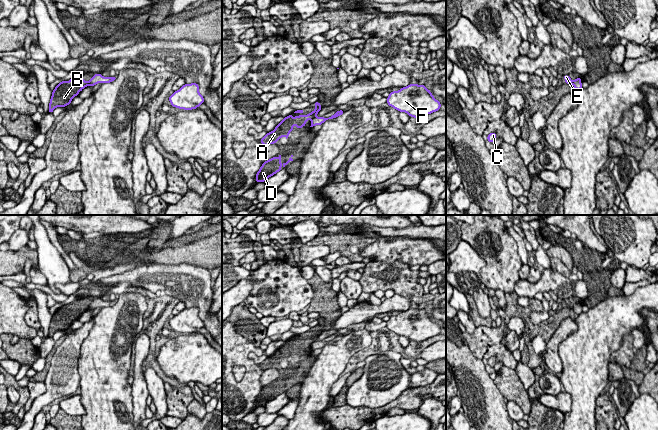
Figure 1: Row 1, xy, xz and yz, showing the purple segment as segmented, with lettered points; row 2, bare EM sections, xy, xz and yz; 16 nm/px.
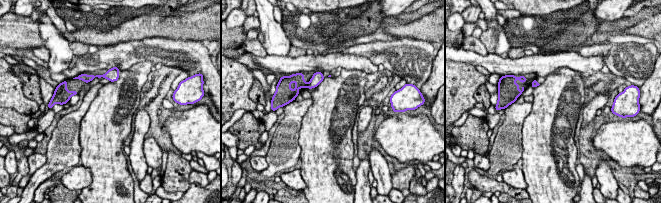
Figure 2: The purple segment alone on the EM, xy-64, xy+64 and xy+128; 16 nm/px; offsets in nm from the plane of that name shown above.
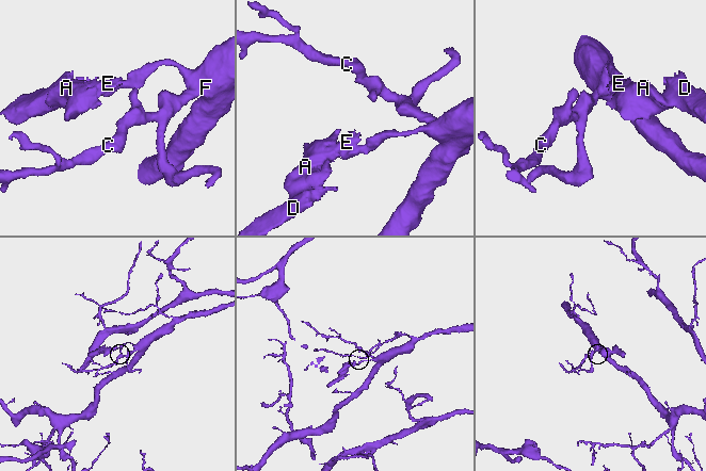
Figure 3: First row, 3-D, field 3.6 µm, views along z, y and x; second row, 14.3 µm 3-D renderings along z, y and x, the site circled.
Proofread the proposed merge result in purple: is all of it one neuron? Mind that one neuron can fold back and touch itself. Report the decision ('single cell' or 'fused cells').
fused cells

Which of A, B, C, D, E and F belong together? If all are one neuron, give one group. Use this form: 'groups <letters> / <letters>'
groups A B D E / C F

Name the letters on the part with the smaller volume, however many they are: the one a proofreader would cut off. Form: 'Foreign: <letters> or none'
Foreign: A, B, D, E

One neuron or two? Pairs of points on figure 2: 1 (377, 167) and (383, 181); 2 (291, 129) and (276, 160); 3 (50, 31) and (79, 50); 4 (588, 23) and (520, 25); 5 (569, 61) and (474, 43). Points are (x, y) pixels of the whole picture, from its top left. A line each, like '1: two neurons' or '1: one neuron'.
1: one neuron
2: one neuron
3: two neurons
4: one neuron
5: two neurons

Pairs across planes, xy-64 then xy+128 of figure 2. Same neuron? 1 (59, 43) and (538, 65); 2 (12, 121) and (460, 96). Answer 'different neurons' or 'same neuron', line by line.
1: different neurons
2: different neurons

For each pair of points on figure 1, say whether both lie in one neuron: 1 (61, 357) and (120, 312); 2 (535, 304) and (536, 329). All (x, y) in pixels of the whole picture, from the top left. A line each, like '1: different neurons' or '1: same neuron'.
1: different neurons
2: same neuron

